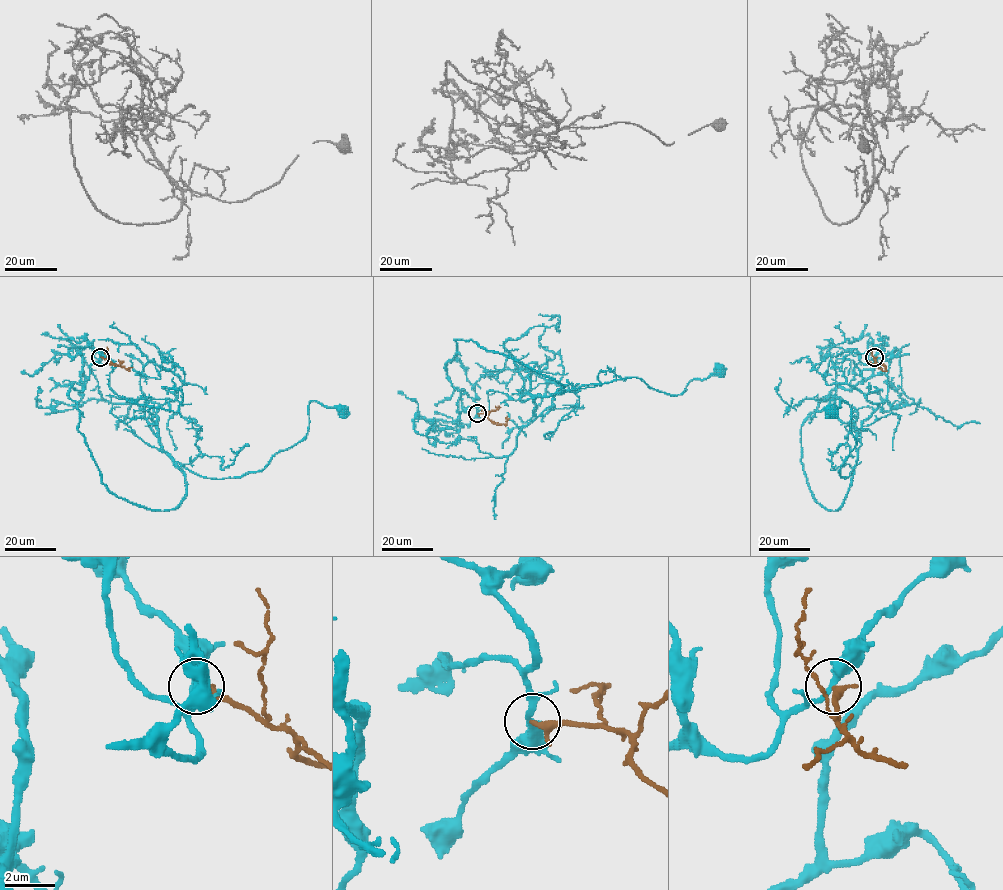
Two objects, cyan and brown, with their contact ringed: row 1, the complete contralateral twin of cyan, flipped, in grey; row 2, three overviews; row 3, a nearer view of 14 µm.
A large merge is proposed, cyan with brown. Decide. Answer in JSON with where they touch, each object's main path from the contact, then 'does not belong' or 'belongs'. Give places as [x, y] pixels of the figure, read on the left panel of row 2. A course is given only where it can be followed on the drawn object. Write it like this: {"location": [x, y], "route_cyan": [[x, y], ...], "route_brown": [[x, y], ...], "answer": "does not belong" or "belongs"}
{"location": [100, 357], "route_cyan": [[100, 357], [207, 478], [261, 471], [313, 400], [341, 411]], "route_brown": [[100, 357], [111, 364], [129, 371], [130, 367]], "answer": "does not belong"}

